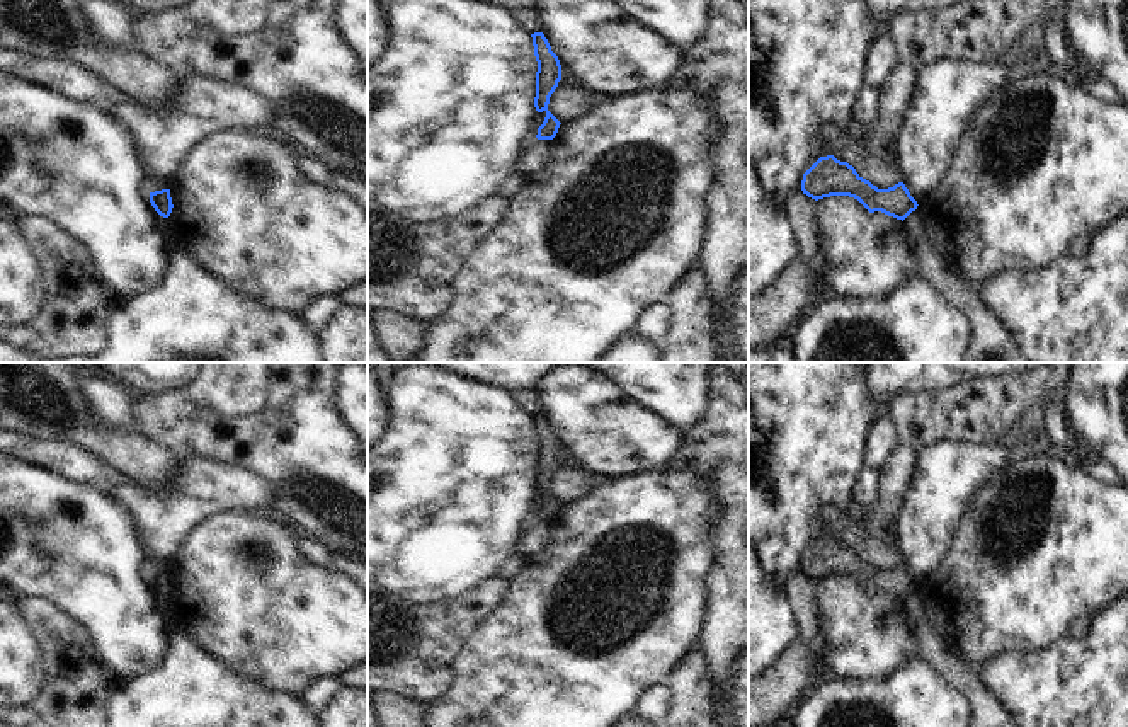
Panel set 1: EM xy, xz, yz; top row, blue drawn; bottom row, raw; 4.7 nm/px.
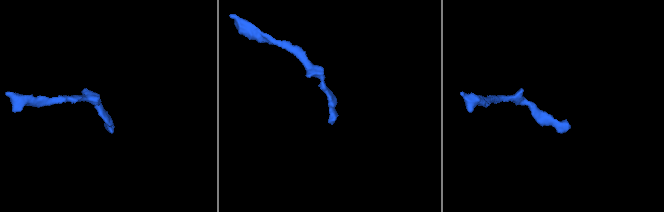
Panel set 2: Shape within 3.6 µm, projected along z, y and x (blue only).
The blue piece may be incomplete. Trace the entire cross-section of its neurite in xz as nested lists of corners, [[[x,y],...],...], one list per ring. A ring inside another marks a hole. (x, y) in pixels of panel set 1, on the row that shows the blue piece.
[[[534,32],[531,37],[538,61],[534,107],[538,112],[546,112],[543,124],[538,128],[536,138],[553,140],[561,123],[548,111],[548,104],[561,80],[561,65],[543,32]]]

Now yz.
[[[834,155],[820,157],[803,174],[801,191],[815,201],[849,196],[857,199],[869,213],[881,211],[902,221],[919,206],[903,182],[878,189],[863,179],[852,165],[837,160]]]

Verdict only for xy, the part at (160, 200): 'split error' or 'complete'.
complete

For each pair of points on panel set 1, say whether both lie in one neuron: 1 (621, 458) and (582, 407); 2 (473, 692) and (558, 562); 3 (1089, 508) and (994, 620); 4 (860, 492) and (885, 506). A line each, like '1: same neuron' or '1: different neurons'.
1: same neuron
2: same neuron
3: same neuron
4: different neurons

